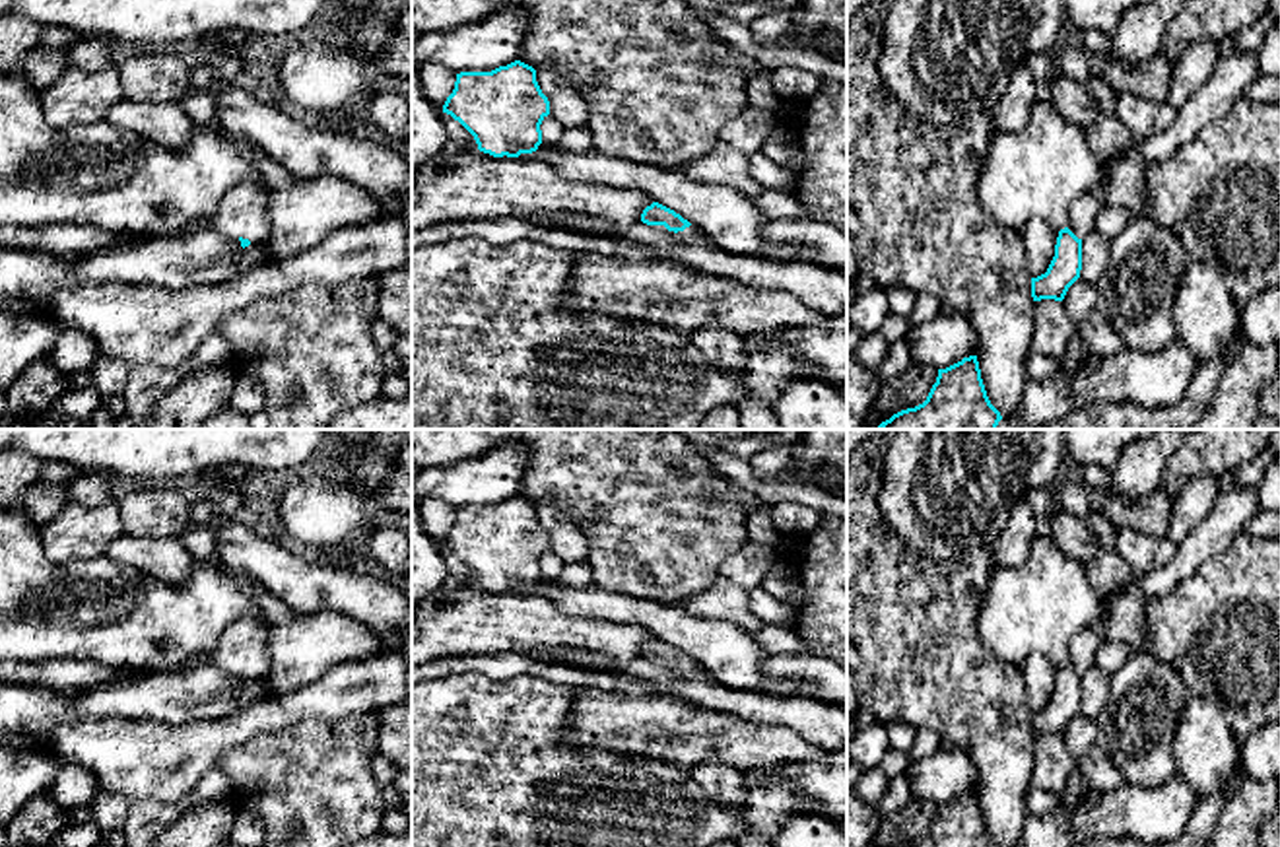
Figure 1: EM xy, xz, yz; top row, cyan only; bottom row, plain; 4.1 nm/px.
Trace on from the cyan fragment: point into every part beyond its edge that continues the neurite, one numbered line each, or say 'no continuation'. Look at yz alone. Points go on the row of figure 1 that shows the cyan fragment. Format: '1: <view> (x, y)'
1: yz (1084, 210)

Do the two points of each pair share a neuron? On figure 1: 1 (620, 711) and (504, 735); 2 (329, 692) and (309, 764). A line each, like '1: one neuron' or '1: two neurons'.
1: two neurons
2: two neurons

